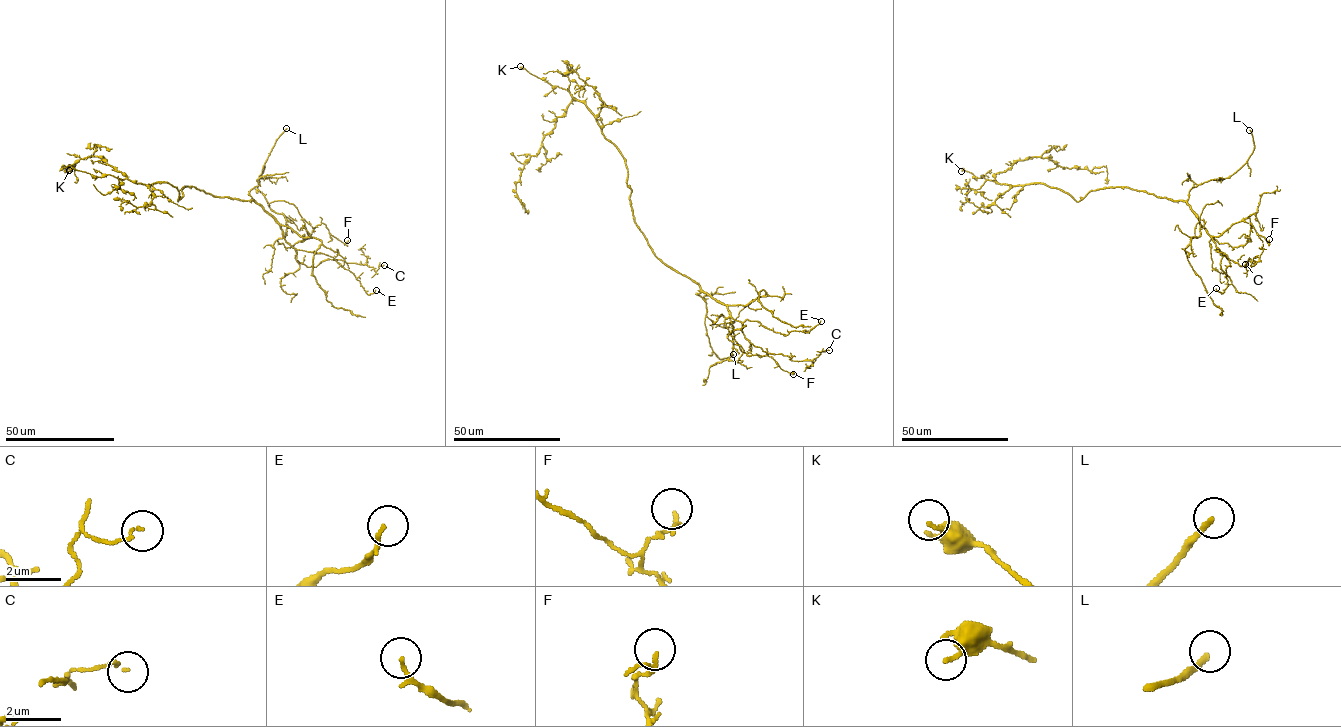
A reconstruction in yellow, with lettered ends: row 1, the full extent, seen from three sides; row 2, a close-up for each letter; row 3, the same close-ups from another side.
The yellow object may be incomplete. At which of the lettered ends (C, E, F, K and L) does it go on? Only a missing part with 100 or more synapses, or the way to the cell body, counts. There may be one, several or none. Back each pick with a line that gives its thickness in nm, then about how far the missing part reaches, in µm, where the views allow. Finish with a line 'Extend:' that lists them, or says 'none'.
L: 220 nm | 45 µm
Extend: L

